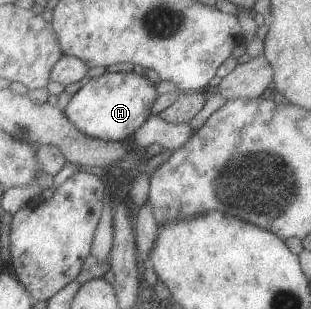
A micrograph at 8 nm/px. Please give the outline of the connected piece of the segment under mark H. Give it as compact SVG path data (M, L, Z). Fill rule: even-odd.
M133 71L105 72L98 77L88 77L84 85L70 96L62 113L80 133L88 137L106 141L129 140L135 130L148 119L157 95L155 84L144 75Z

